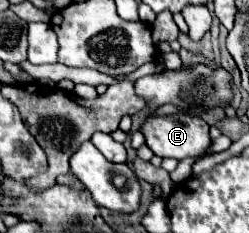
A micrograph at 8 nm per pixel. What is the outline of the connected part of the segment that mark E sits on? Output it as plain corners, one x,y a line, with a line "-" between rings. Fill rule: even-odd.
185,113
153,117
149,115
141,125
151,151
159,157
187,159
201,157
211,147
209,125
199,117
189,117

